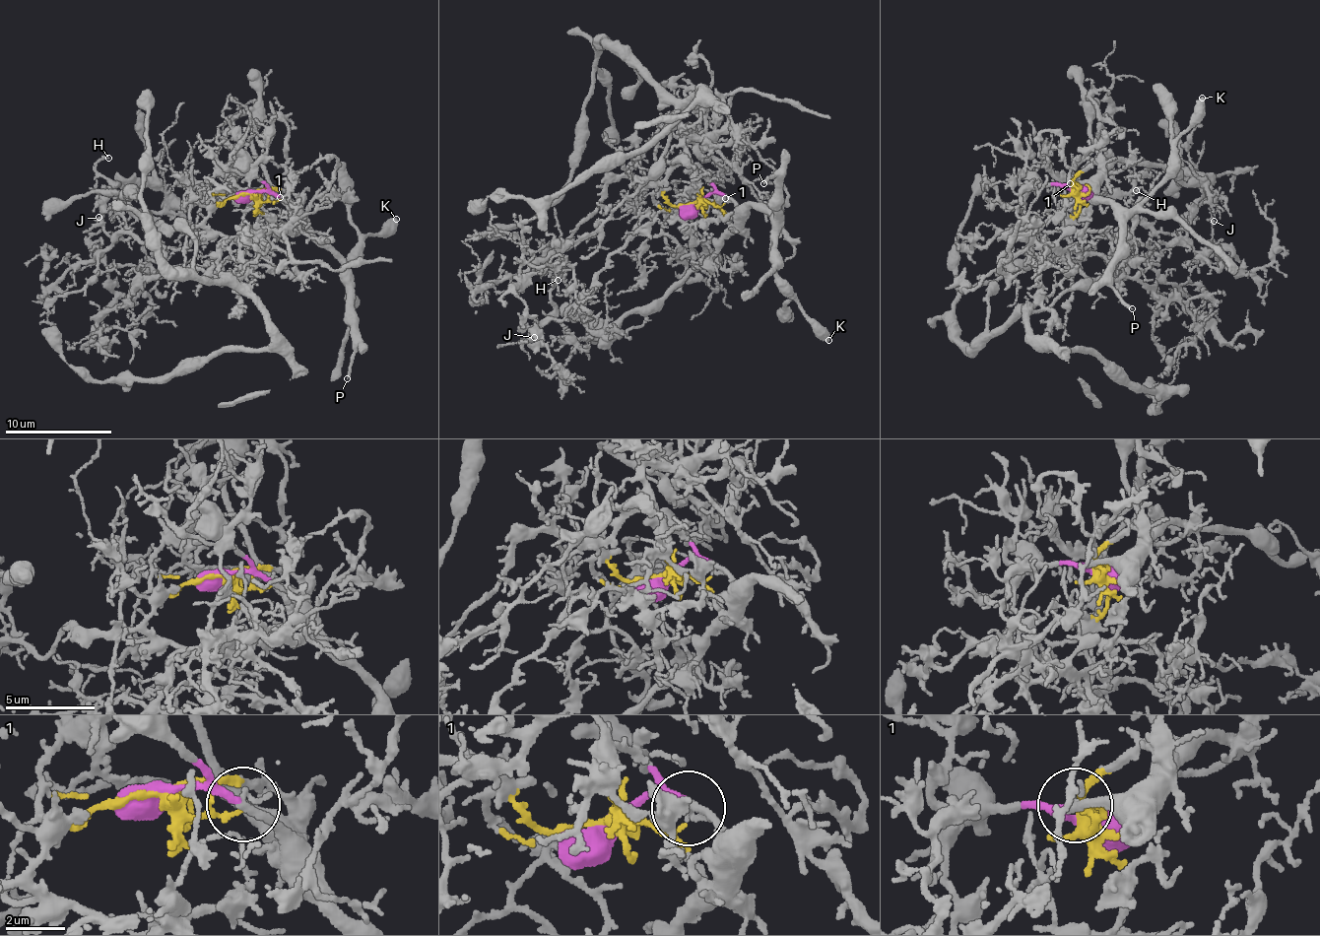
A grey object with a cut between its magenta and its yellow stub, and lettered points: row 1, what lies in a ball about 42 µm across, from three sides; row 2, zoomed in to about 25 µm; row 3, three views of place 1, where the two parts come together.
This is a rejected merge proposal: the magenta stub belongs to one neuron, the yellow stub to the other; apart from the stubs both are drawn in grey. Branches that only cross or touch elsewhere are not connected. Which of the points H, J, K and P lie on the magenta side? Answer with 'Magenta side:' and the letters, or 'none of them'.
Magenta side: K, P

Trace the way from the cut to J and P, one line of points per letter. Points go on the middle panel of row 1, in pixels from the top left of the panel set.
J: (692, 203), (674, 205), (652, 180), (598, 283), (561, 320), (546, 318), (534, 336), (534, 325), (534, 338)
P: (692, 203), (719, 193), (741, 207), (747, 203), (775, 218), (774, 172), (764, 184)

